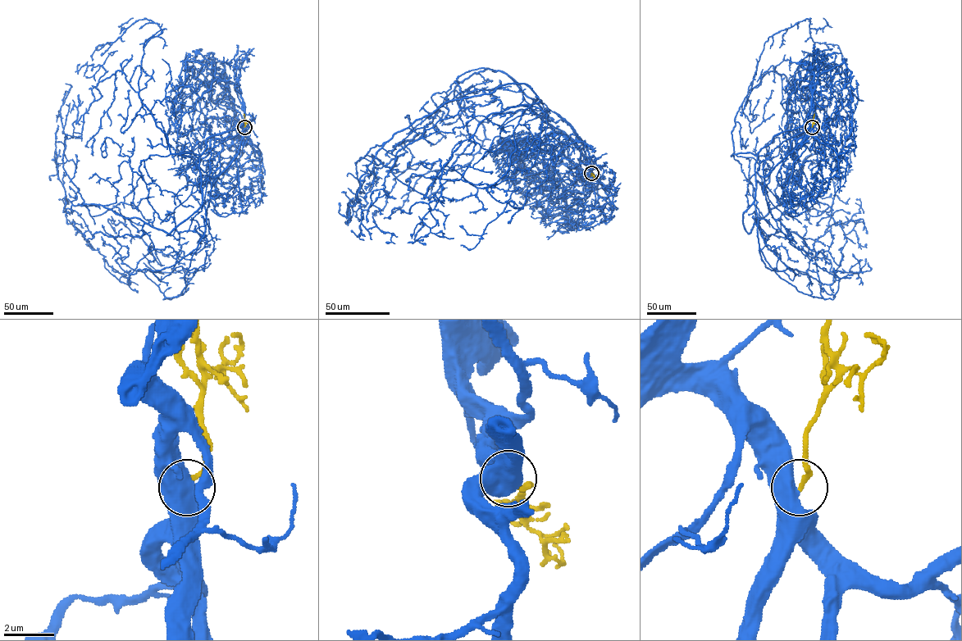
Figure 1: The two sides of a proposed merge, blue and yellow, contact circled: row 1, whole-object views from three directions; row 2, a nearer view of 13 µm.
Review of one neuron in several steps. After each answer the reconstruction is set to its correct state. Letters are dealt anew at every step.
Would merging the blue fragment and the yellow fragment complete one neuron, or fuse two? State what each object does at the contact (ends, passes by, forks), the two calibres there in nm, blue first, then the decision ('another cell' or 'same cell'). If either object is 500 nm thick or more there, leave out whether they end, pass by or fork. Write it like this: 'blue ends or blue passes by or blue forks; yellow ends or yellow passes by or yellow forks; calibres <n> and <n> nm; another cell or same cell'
calibres 750 and 200 nm; same cell

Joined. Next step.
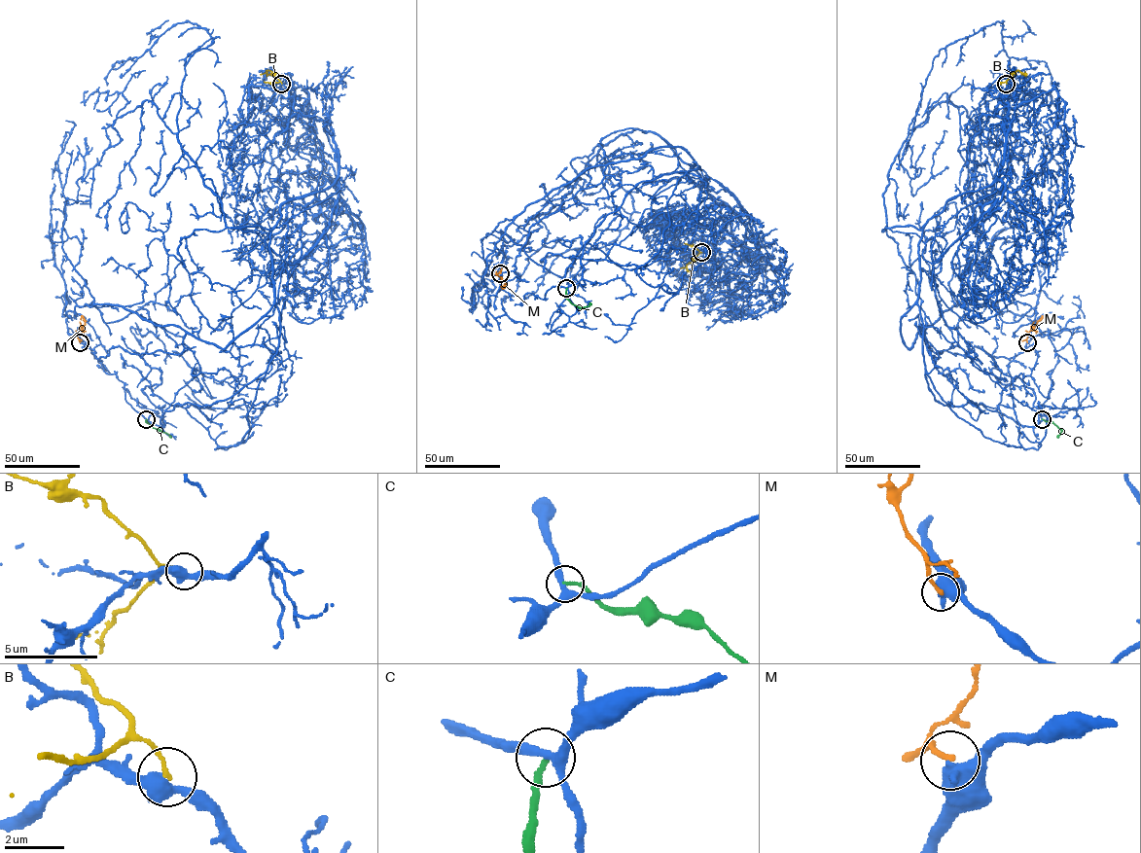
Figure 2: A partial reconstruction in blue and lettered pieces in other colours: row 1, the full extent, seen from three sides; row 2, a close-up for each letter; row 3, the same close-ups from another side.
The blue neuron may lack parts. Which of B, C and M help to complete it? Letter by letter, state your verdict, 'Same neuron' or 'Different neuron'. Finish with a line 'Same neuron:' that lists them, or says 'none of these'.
B: Different neuron
C: Different neuron
M: Different neuron
Same neuron: none of these

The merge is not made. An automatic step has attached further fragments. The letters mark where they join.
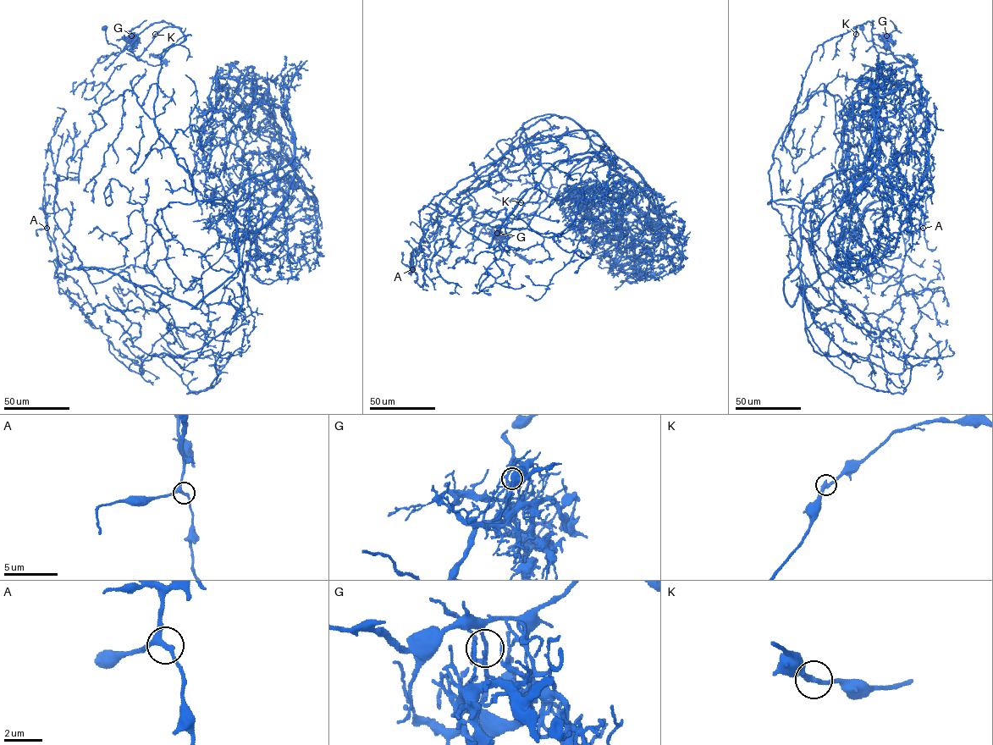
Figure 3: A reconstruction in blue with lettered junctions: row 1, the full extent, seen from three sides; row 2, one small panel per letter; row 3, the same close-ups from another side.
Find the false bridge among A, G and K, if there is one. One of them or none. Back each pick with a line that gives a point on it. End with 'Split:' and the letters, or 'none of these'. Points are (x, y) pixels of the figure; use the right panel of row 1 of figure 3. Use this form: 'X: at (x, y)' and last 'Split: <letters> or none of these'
G: at (886, 35)
Split: G

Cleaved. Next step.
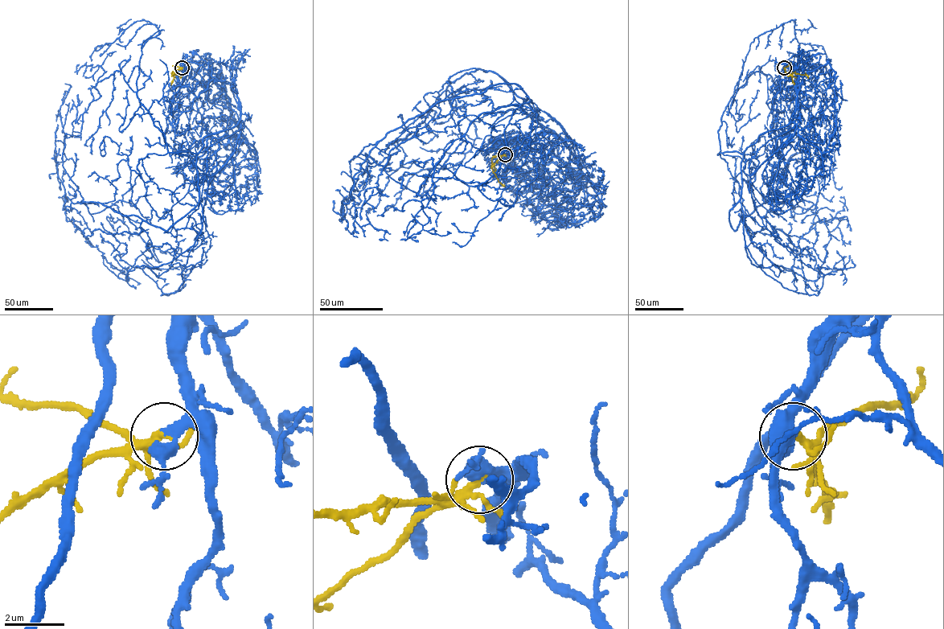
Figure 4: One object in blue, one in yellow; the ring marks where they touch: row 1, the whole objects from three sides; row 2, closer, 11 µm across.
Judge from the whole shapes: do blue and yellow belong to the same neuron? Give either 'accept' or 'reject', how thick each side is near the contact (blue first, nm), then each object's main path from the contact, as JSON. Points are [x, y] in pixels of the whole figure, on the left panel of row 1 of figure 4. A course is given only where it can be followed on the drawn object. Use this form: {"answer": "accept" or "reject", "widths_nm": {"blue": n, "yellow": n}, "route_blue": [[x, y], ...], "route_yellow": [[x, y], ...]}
{"answer": "accept", "widths_nm": {"blue": 280, "yellow": 170}, "route_blue": [[182, 67], [232, 84], [240, 118], [203, 138], [199, 202], [166, 230], [83, 200], [63, 166], [65, 84]], "route_yellow": [[182, 67], [171, 76], [171, 73], [178, 75], [180, 78]]}

